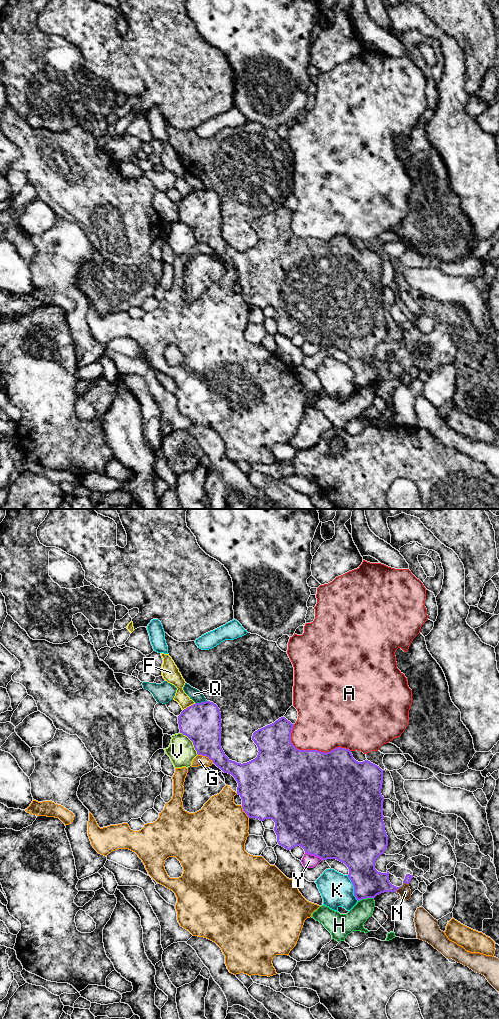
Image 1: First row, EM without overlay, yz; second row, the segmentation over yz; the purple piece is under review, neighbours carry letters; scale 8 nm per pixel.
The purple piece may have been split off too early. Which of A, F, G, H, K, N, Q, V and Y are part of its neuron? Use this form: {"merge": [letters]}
{"merge": []}

